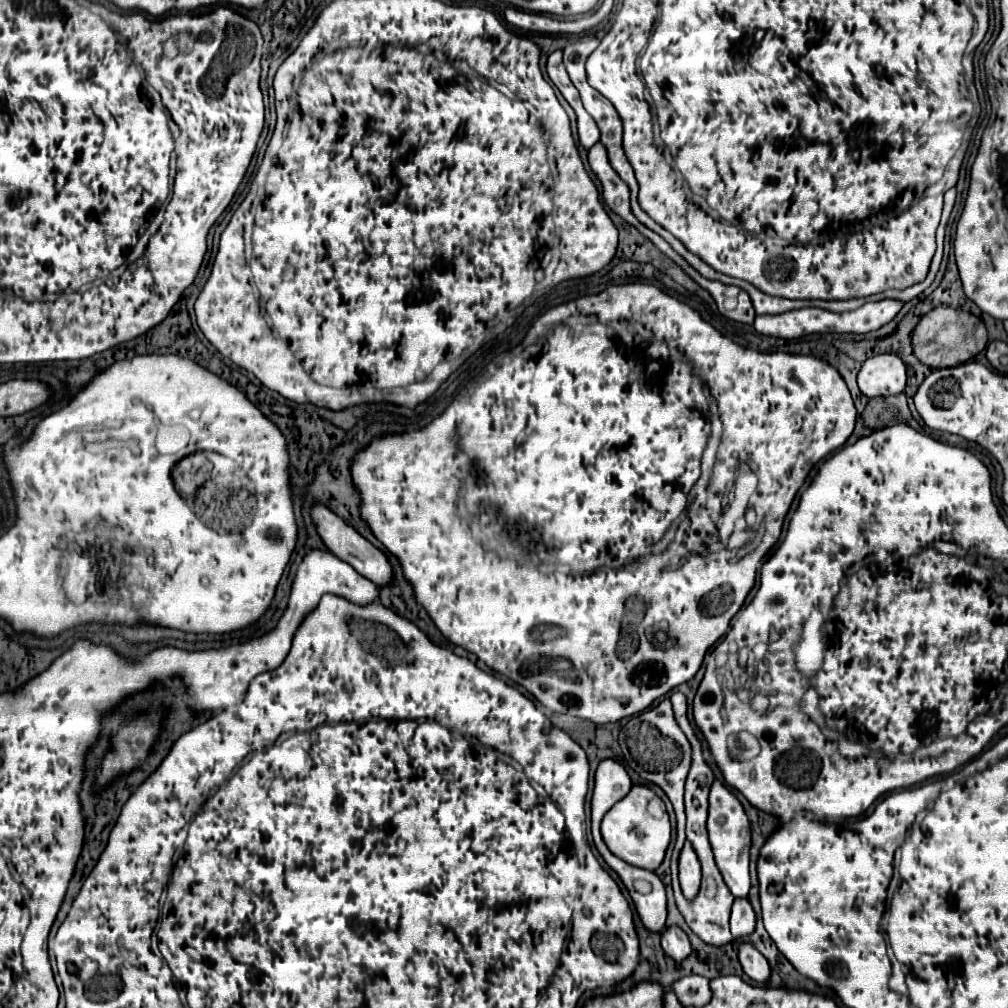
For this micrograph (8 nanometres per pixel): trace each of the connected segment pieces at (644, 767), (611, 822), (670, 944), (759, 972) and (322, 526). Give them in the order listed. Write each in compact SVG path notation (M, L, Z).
M664 699L660 705L646 709L638 715L634 715L622 729L618 737L618 745L622 749L624 761L646 781L656 783L674 805L676 821L684 821L684 779L688 775L690 767L690 743L680 731L674 715L670 699Z
M634 785L630 793L620 799L602 819L602 839L608 849L630 865L654 871L670 843L670 819L662 799L644 785Z
M678 925L666 927L660 935L662 935L662 949L664 949L664 953L670 955L672 959L682 961L682 959L686 959L688 953L692 951L690 941L688 941L688 935L686 935Z
M740 943L738 945L738 959L742 963L744 973L754 979L756 983L766 983L770 977L770 965L768 961L760 955L760 951L756 951L756 947L752 947L752 943Z
M314 503L312 505L312 521L314 521L314 527L322 539L322 543L328 547L328 551L332 551L338 559L350 563L360 575L364 575L366 579L370 579L372 583L376 585L386 585L390 583L392 579L392 567L386 559L386 555L374 547L370 541L366 541L360 533L356 533L342 517L338 517L334 511L330 511L326 505L322 503Z

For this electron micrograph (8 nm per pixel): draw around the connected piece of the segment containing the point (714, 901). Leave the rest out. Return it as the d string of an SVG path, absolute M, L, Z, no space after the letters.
M702 849L698 851L698 859L702 863L702 883L700 883L700 891L696 895L696 899L684 899L684 895L680 891L676 891L676 905L680 909L680 913L684 915L686 923L690 925L690 929L704 941L710 945L726 945L732 941L730 935L730 927L728 927L728 917L730 917L730 905L732 905L732 893L728 891L728 887L724 887L724 879L714 863L714 855L712 849Z

